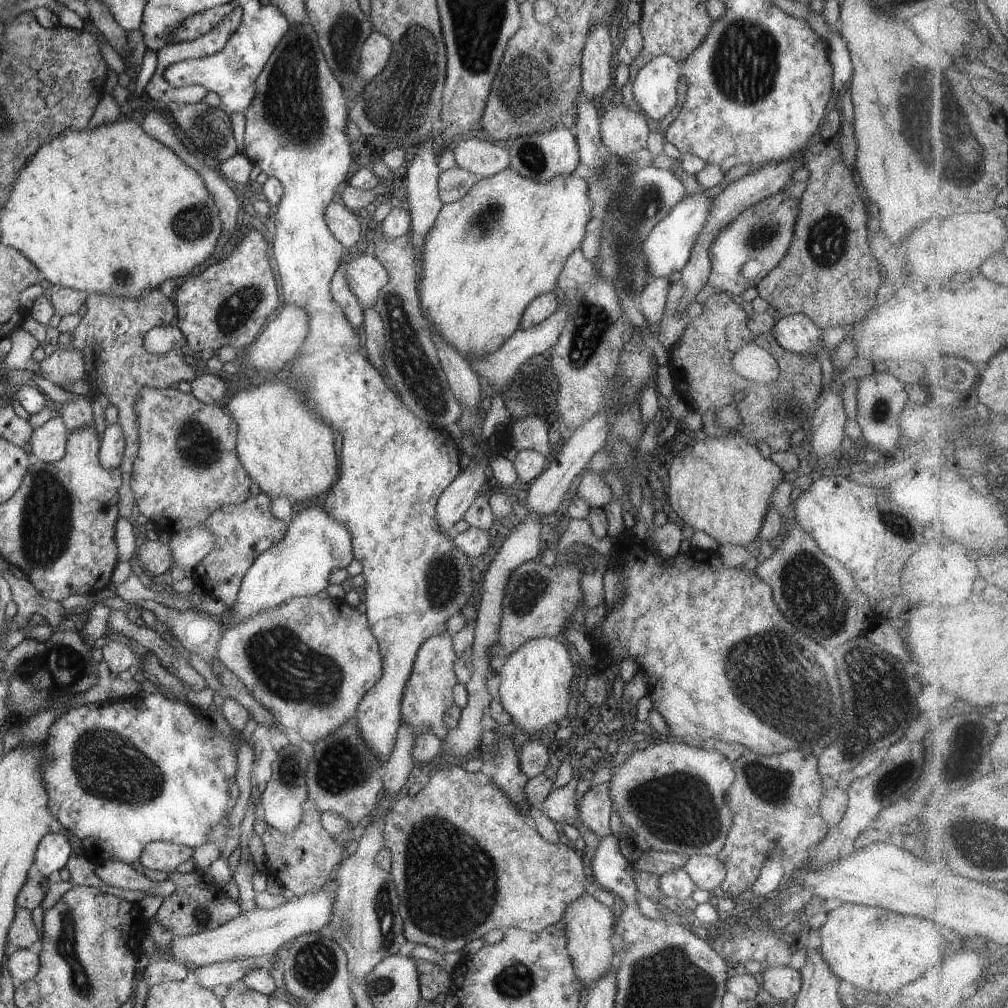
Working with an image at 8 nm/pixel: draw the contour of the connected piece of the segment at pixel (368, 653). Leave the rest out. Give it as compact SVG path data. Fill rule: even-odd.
M303 595L302 597L293 597L281 603L278 607L271 610L259 611L251 618L245 619L242 623L229 628L223 628L219 642L216 643L216 656L237 678L245 685L249 694L265 709L271 713L274 721L284 728L291 728L297 734L309 743L327 736L332 730L341 726L345 721L351 719L356 712L357 705L363 695L377 682L382 675L381 656L377 650L375 637L370 629L365 614L351 607L344 600L318 598L316 595Z

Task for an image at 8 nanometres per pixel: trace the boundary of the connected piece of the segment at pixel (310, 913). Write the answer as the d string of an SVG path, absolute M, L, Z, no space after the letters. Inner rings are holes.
M329 885L318 891L295 896L274 908L254 908L246 913L239 913L225 924L208 931L203 930L182 937L174 935L169 942L168 950L171 961L177 961L183 966L194 964L196 967L204 967L235 959L263 959L271 956L281 944L293 940L300 934L322 931L330 917L333 897L332 885Z

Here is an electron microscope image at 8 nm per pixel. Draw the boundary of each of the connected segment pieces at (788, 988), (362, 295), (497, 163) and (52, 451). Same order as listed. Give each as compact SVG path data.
M776 965L763 972L762 996L773 1001L786 1001L800 989L801 977L798 970L786 965Z
M363 253L354 256L344 266L344 273L351 292L363 309L373 307L376 296L388 281L388 274L375 256Z
M479 134L465 135L450 145L457 166L471 171L479 178L490 177L510 166L507 148L495 145L491 140L478 140Z
M51 417L44 424L33 429L26 449L33 461L52 463L63 458L68 435L62 418Z

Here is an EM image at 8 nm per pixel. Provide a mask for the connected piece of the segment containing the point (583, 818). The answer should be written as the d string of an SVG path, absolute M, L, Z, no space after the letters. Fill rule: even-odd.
M609 781L591 787L577 802L578 818L581 826L587 827L594 835L603 838L610 833L609 812L612 802L609 794Z

